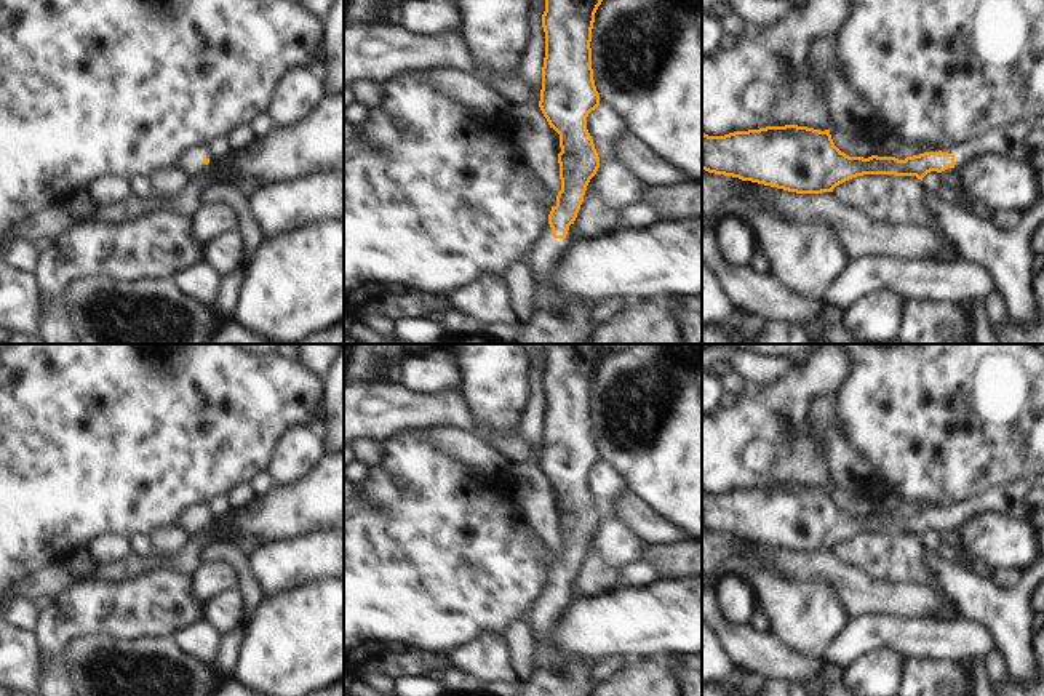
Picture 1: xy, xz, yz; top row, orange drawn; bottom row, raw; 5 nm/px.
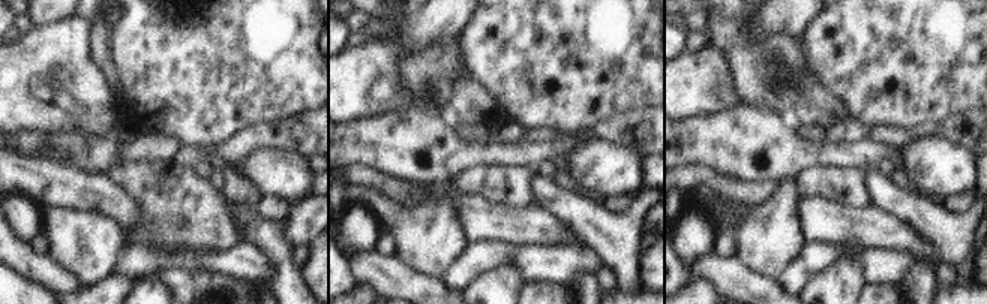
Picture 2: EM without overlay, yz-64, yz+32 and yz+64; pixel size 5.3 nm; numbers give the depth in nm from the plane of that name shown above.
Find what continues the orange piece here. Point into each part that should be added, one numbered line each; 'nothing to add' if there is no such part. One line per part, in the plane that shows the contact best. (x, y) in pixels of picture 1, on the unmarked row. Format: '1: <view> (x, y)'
1: yz (1024, 500)

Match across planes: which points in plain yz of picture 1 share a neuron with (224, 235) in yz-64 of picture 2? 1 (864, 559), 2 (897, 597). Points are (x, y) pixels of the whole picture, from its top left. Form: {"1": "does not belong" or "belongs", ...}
{"1": "belongs", "2": "does not belong"}

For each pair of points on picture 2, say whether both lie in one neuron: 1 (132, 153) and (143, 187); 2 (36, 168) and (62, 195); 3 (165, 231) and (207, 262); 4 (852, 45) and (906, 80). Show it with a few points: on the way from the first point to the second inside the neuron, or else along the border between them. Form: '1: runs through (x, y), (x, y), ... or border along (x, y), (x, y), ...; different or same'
1: border along (171, 160), (123, 162); different
2: runs through (41, 174), (56, 189); same
3: border along (228, 247), (206, 252), (158, 252); different
4: runs through (866, 45), (872, 45), (893, 66); same

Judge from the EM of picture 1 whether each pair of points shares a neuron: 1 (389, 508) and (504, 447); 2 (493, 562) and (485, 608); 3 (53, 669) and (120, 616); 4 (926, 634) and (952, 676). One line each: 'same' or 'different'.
1: different
2: same
3: same
4: different

